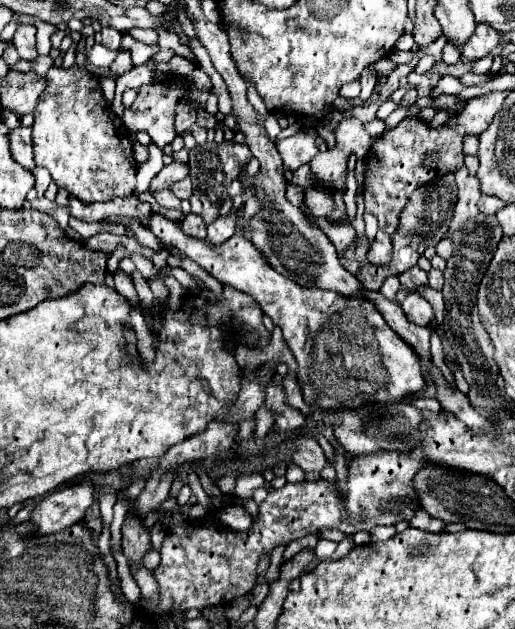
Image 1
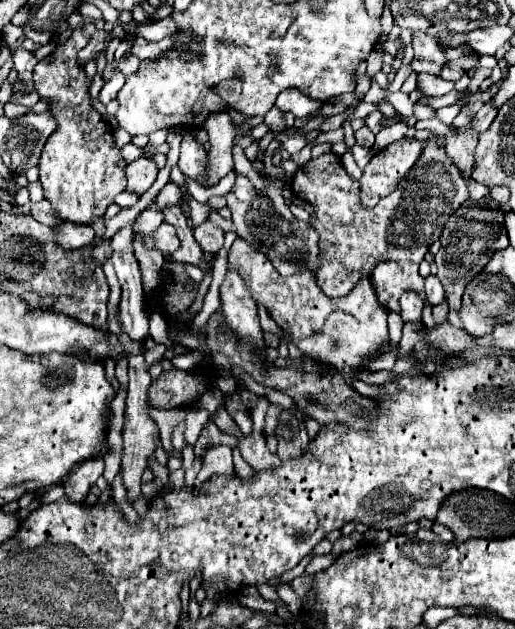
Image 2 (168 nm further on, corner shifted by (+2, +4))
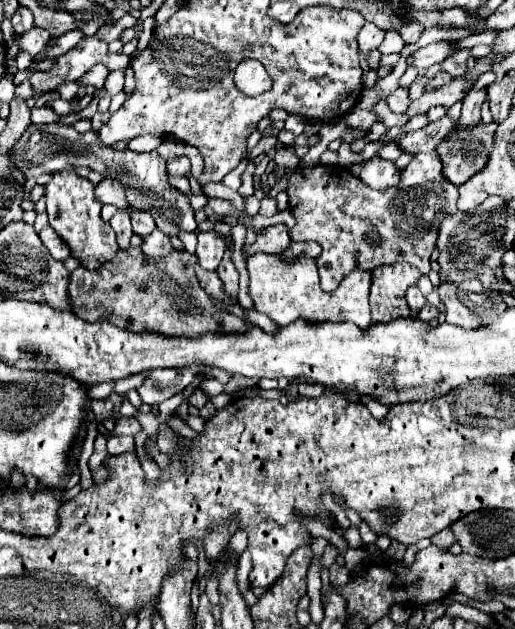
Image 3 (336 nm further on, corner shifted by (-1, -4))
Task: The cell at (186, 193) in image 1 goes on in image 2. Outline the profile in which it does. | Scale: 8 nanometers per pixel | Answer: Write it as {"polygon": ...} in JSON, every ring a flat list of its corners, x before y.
{"polygon":[[168,182,156,196,156,208,162,210,166,206,174,206,182,200,182,194,180,194,180,188,174,184,174,182]]}

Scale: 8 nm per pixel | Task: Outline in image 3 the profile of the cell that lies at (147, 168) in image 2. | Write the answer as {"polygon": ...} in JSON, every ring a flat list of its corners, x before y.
{"polygon":[[105,178,103,182,99,182,95,192,97,192,97,200,101,200,103,204,115,204,117,208,123,208,123,210,129,208,125,186,115,178]]}

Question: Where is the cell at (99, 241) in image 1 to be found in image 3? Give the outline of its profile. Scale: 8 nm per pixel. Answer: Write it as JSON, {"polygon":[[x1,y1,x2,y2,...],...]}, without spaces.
{"polygon":[[47,226,47,228,43,228,41,232,39,232,39,236,41,236,41,240,43,240,43,244,49,248,49,252,57,258,57,260,67,260,69,256,71,256,71,248,67,246,67,242,51,228,51,226]]}

